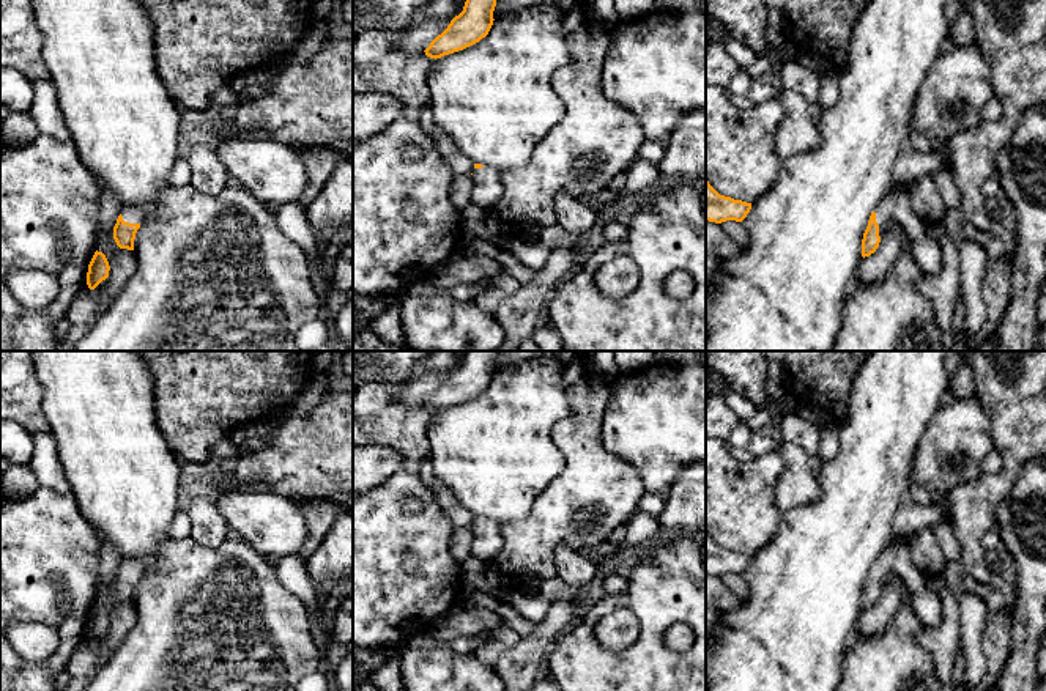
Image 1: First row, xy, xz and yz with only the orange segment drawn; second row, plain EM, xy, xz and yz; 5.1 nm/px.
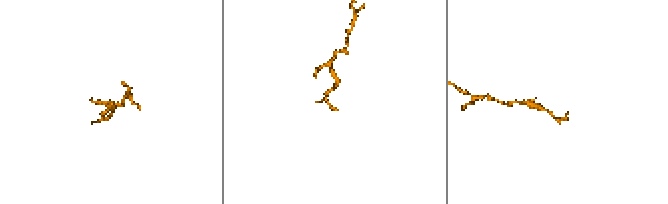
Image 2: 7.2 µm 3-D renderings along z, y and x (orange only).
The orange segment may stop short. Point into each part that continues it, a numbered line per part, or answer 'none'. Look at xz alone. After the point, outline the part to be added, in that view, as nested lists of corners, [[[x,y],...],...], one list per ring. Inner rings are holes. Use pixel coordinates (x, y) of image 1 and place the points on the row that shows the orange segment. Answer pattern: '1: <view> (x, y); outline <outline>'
1: xz (487, 191); outline [[[491,167],[474,168],[473,179],[471,203],[484,209],[491,209],[503,197],[501,172]]]

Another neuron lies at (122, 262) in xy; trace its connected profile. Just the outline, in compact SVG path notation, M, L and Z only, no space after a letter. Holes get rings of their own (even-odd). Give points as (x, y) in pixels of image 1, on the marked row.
M110 228L101 241L98 241L96 250L106 255L110 266L107 283L101 290L93 290L101 313L113 302L117 294L132 277L137 268L137 258L134 250L120 249L117 246L113 239L113 228Z

